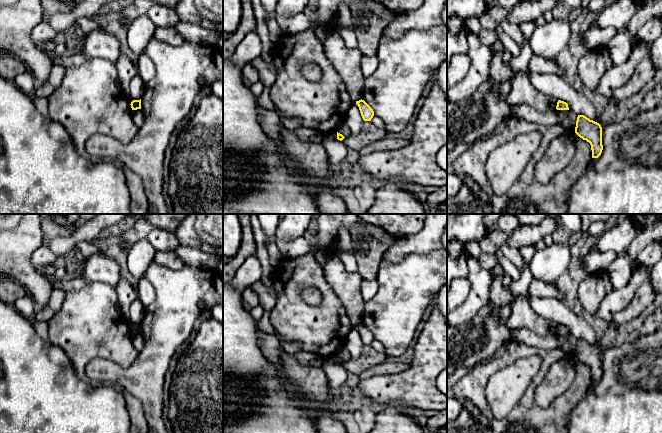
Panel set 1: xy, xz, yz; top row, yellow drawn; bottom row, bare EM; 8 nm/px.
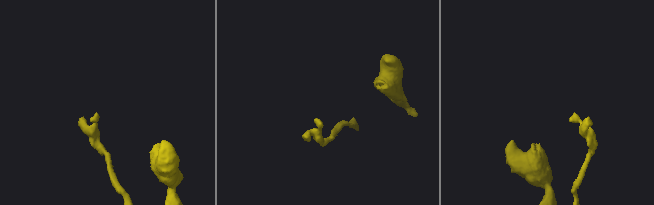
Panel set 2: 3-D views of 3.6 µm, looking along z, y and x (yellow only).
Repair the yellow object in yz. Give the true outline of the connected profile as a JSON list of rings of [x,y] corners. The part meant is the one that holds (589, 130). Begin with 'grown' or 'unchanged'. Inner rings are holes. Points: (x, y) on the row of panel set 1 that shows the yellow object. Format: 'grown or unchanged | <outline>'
unchanged | [[[578,115],[575,133],[591,145],[592,158],[598,158],[603,150],[602,127],[599,123],[590,120],[584,115]]]

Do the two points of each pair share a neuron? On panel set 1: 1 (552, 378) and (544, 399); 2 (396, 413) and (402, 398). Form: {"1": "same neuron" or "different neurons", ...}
{"1": "same neuron", "2": "different neurons"}

